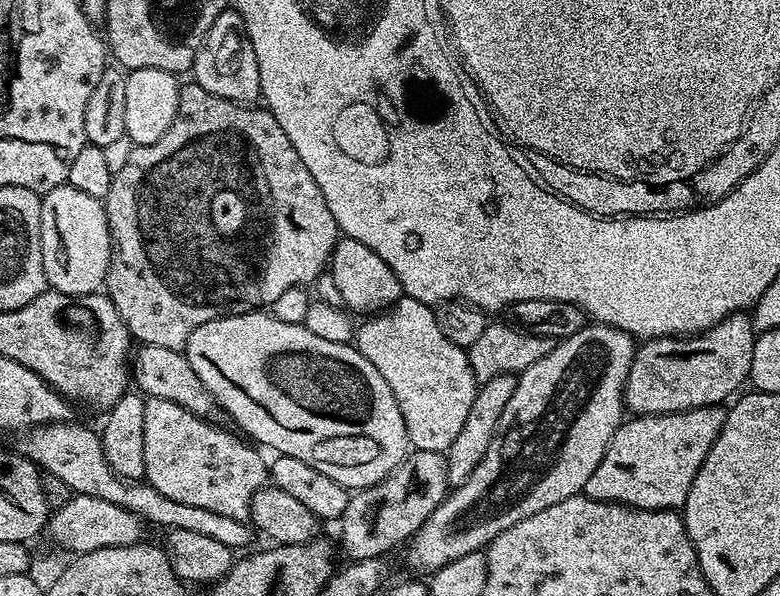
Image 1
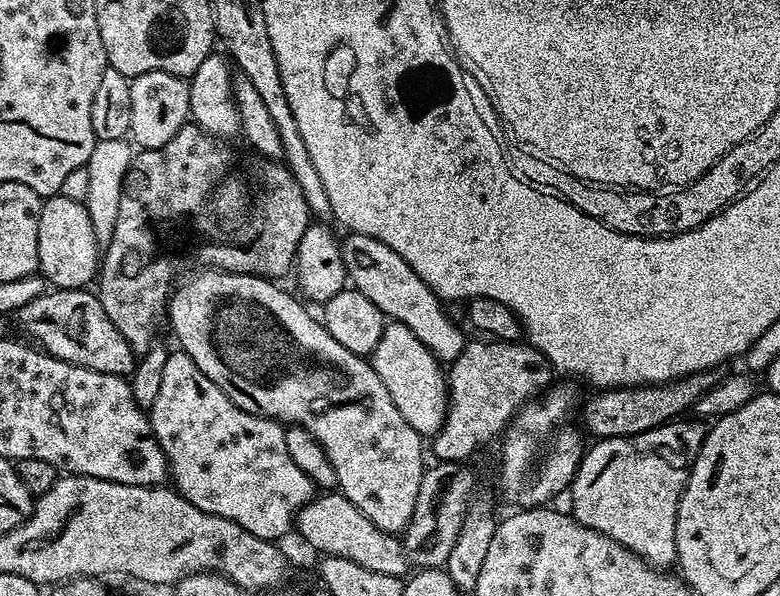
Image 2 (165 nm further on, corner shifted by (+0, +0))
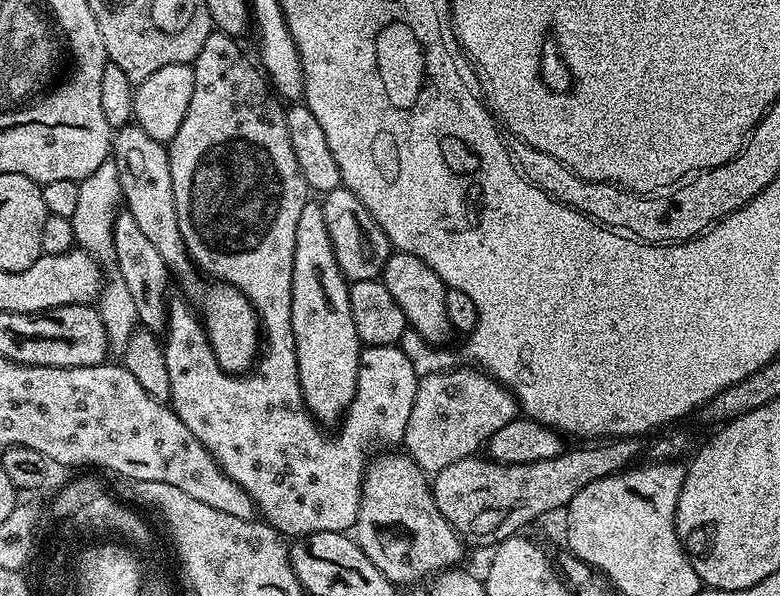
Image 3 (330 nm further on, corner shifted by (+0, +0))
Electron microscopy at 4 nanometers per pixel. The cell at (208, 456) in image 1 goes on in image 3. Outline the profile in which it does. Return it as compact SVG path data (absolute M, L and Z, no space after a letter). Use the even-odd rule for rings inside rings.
M219 30L207 36L198 58L192 63L194 92L182 126L178 126L178 134L174 134L167 145L168 161L178 230L193 264L205 277L233 284L252 303L263 335L272 345L263 349L254 370L247 374L226 372L214 358L208 335L195 311L184 302L169 303L166 308L168 341L165 339L162 345L170 376L170 407L186 430L206 446L224 473L246 490L259 515L277 532L288 538L315 532L347 533L356 523L370 457L404 443L406 422L410 422L410 410L414 410L418 377L403 347L394 344L365 347L360 354L356 398L333 436L327 436L320 429L323 427L304 404L298 382L290 302L294 230L298 230L298 214L302 214L310 189L298 166L298 158L294 158L294 146L290 146L285 108L278 104L277 97L270 95L267 79L246 60L237 44L235 37Z

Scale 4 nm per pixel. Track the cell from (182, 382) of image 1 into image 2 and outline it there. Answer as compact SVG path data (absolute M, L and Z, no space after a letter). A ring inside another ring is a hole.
M82 288L45 291L43 296L34 298L34 302L19 308L14 314L14 324L15 320L35 347L68 364L125 378L131 377L136 370L137 353L133 352L126 338L118 334L110 318L106 318L106 311L95 291Z

